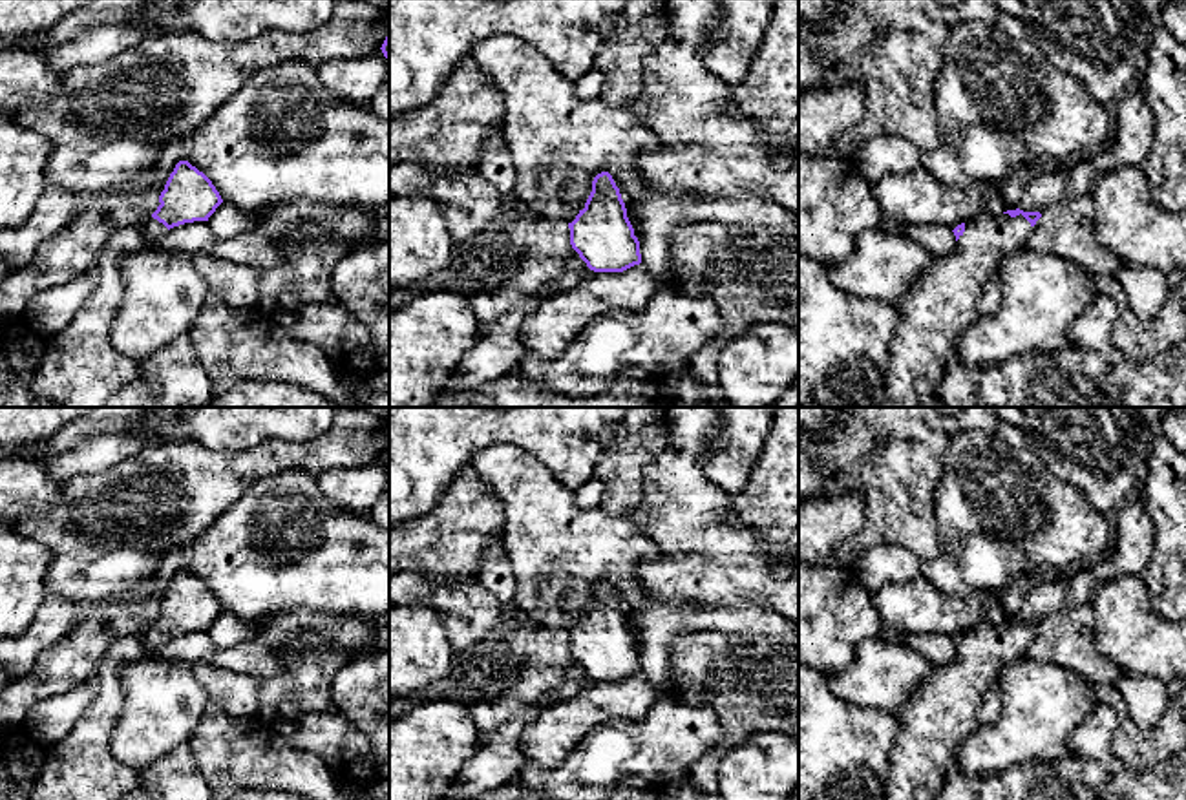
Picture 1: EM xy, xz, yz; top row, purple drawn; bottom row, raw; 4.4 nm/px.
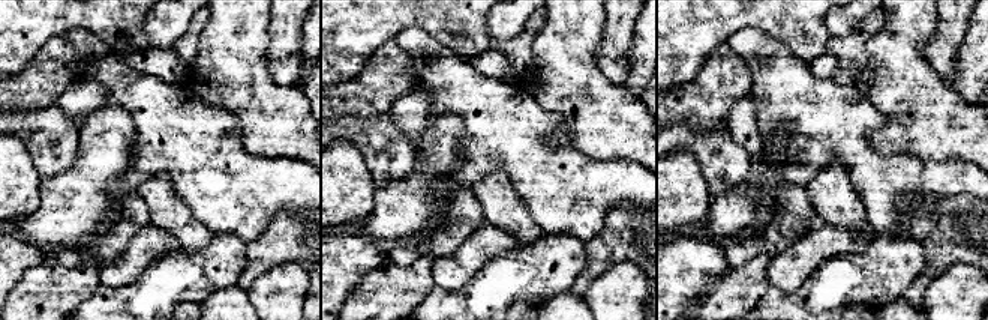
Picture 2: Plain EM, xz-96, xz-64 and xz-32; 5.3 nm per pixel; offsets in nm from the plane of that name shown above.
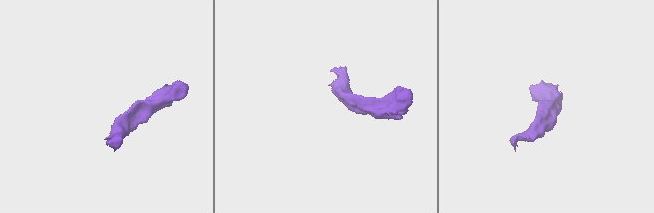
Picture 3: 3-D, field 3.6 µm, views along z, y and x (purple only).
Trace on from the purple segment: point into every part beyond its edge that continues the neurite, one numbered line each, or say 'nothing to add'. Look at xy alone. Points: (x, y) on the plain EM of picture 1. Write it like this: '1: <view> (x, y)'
1: xy (152, 638)

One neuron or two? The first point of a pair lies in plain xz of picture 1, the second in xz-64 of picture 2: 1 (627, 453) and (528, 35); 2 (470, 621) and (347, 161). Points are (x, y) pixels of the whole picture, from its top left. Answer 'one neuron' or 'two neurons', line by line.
1: one neuron
2: two neurons

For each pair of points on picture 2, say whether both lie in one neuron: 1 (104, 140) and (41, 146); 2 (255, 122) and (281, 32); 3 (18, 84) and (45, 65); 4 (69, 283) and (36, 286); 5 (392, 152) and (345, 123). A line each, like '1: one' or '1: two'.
1: two
2: two
3: one
4: one
5: one

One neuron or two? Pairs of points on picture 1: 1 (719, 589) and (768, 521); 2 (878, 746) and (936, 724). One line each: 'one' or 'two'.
1: two
2: two

